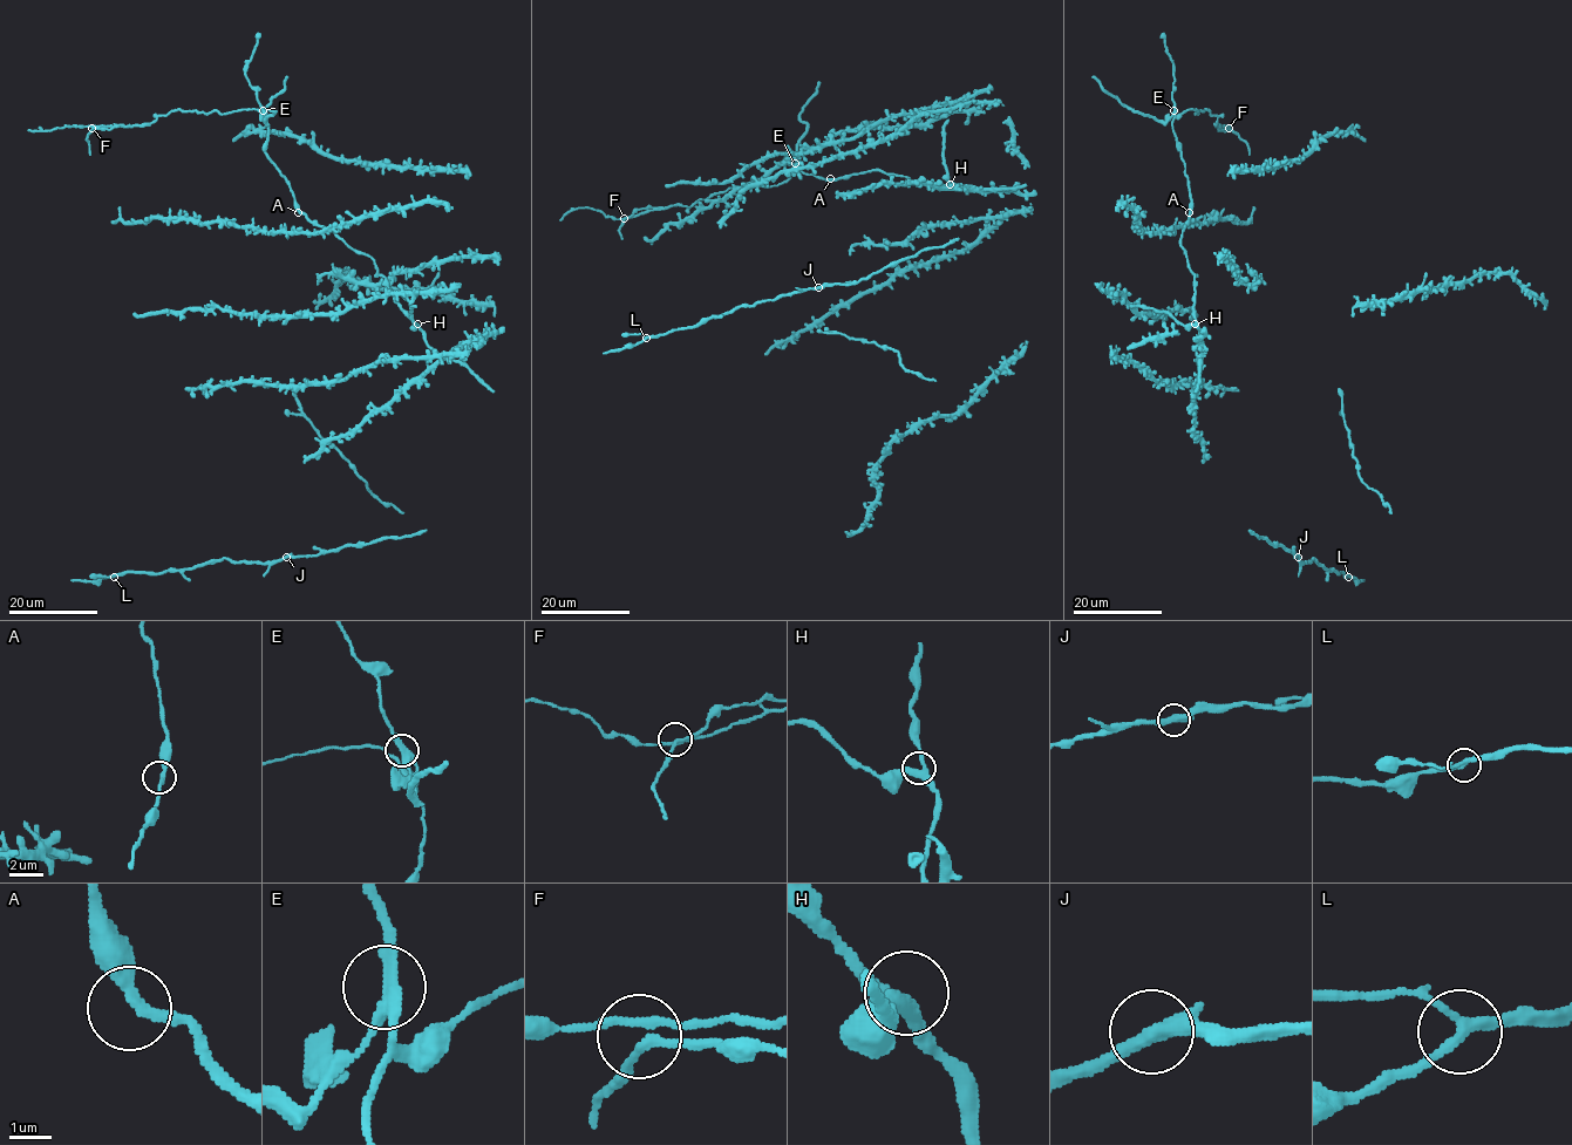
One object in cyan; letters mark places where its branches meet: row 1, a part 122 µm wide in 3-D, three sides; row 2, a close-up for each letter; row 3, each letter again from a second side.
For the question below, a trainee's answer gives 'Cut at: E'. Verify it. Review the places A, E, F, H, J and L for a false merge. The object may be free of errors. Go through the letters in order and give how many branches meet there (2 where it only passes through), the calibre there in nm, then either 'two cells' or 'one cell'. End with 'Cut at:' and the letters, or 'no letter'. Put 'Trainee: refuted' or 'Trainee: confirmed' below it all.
A: 2 branches meet; 280 nm thick; one cell
E: 3 branches meet; 280 nm thick; two cells
F: 3 branches meet; 180 nm thick; one cell
H: 3 branches meet; 360 nm thick; one cell
J: 3 branches meet; 320 nm thick; one cell
L: 3 branches meet; 240 nm thick; one cell
Cut at: E
Trainee: confirmed

